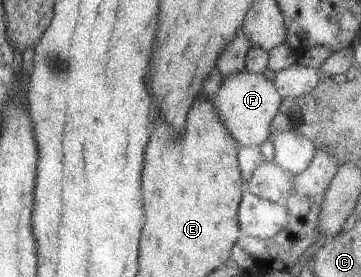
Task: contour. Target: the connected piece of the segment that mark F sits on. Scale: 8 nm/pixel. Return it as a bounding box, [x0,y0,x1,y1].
[211,70,282,148]

